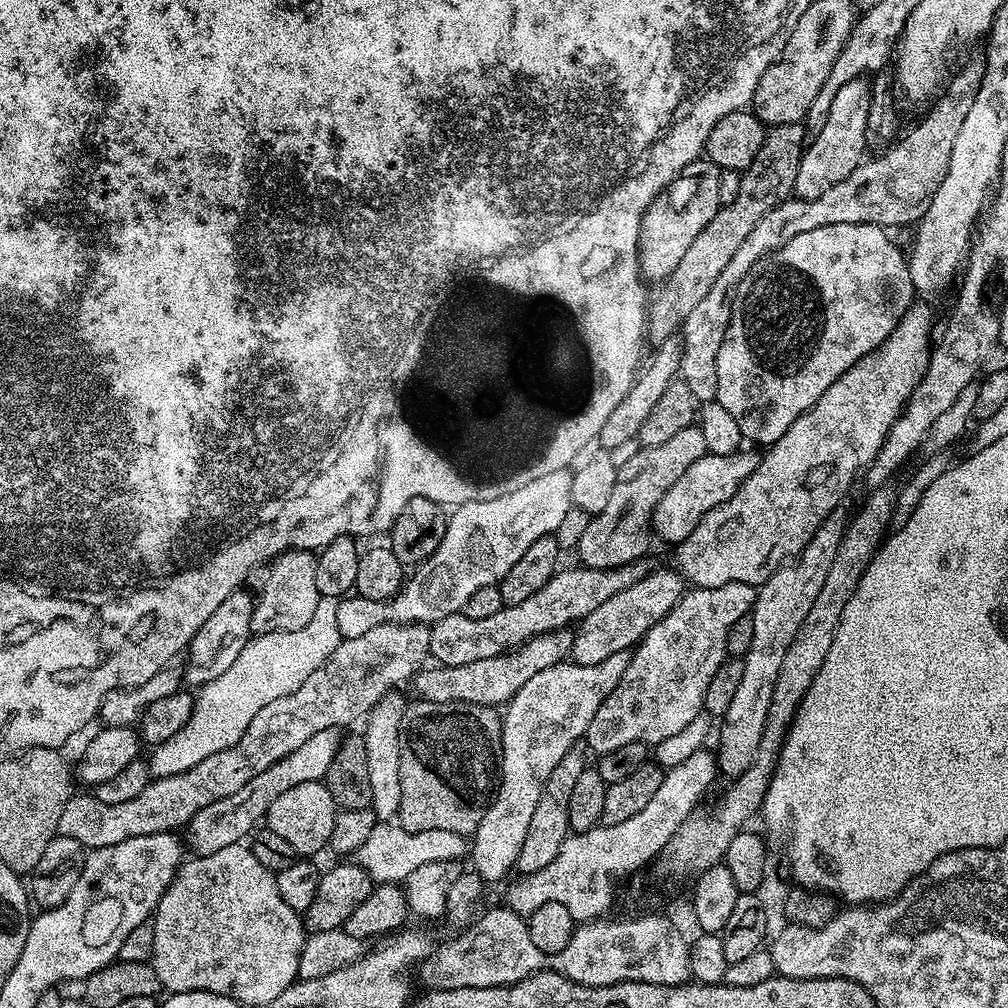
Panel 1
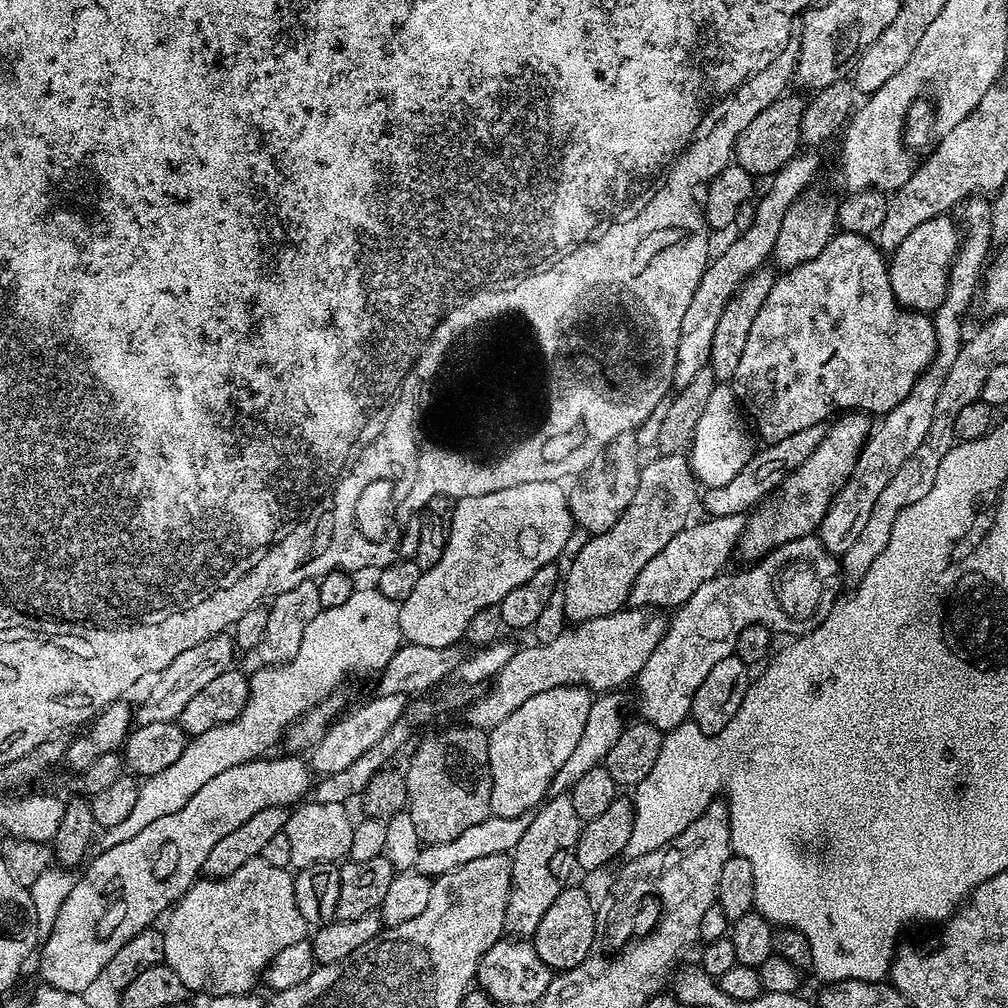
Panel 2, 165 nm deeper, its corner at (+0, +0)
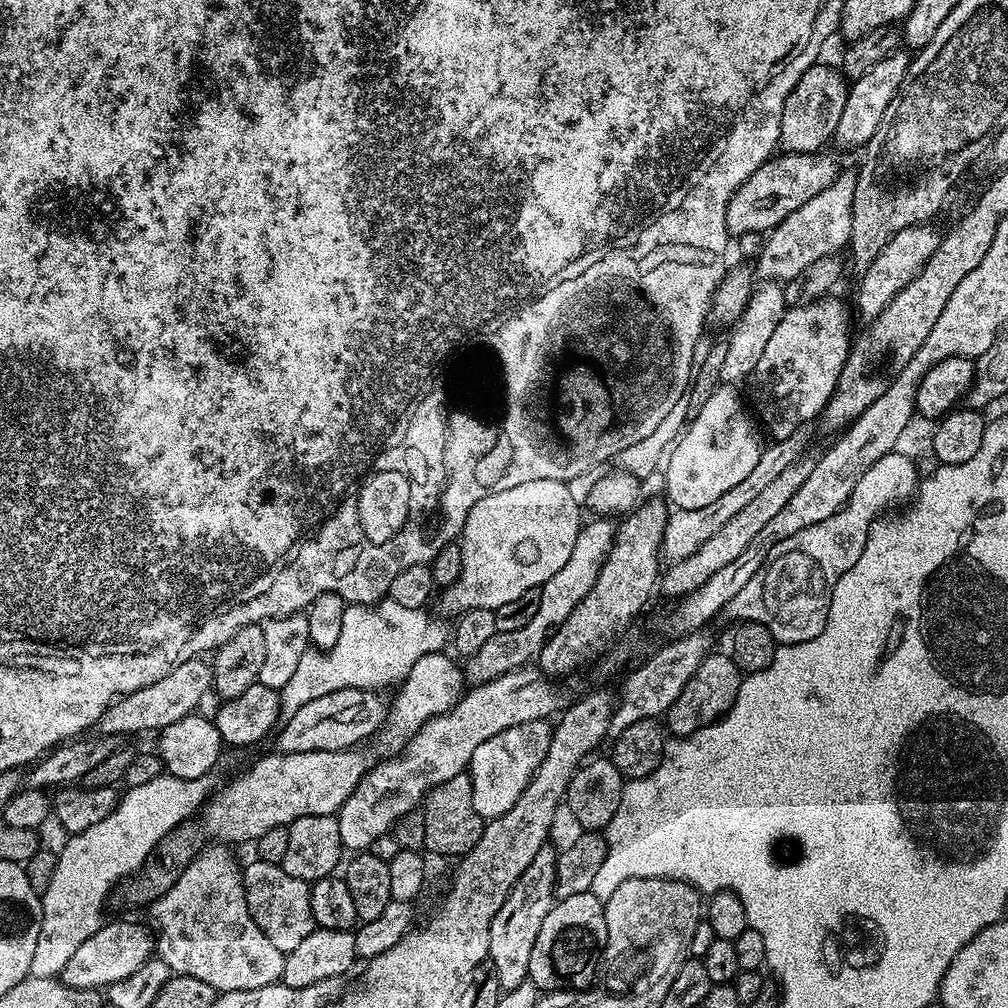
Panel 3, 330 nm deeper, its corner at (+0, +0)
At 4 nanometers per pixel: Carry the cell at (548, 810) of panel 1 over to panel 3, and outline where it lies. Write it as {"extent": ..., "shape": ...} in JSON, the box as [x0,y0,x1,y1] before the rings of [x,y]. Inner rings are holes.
{"extent":[488,843,557,992],"shape":[[[551,843],[544,844],[538,854],[530,861],[530,866],[522,870],[522,878],[512,887],[511,894],[502,902],[502,910],[494,914],[494,922],[490,922],[490,946],[488,947],[488,960],[490,967],[498,974],[498,982],[504,992],[514,990],[514,986],[522,986],[528,980],[530,970],[530,953],[534,951],[534,942],[538,938],[538,929],[542,926],[542,921],[546,919],[546,914],[550,914],[553,903],[556,900],[556,857],[557,849],[552,849]]]}

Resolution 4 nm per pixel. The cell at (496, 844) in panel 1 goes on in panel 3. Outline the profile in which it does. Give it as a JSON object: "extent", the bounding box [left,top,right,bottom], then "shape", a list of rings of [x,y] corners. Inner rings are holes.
{"extent":[466,720,552,822],"shape":[[[548,720],[522,722],[522,726],[510,726],[510,730],[494,734],[494,738],[486,738],[486,742],[474,750],[466,772],[472,777],[474,810],[478,810],[483,820],[487,822],[506,814],[506,810],[522,798],[522,790],[526,790],[530,778],[534,778],[538,766],[542,766],[546,750],[550,750],[552,730]]]}

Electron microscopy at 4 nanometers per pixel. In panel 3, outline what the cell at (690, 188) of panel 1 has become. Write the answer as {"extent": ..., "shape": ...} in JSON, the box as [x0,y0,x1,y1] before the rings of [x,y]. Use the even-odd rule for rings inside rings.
{"extent":[726,150,841,238],"shape":[[[828,150],[773,155],[750,178],[746,178],[746,182],[742,182],[742,186],[738,186],[730,198],[730,206],[726,206],[726,230],[729,237],[735,238],[750,231],[771,232],[786,217],[794,214],[798,206],[806,206],[814,194],[822,194],[822,190],[833,184],[841,171],[841,165],[836,165],[835,158]]]}

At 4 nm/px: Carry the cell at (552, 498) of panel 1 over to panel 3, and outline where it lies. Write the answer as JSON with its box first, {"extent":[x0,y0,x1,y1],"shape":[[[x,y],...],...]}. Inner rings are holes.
{"extent":[439,478,582,614],"shape":[[[538,478],[538,482],[522,482],[522,486],[498,490],[474,502],[458,537],[462,550],[462,574],[458,574],[458,582],[439,593],[441,610],[451,614],[466,610],[495,610],[506,606],[506,602],[514,602],[514,598],[526,594],[526,590],[540,589],[570,559],[582,527],[580,511],[582,505],[574,501],[567,483],[550,478]]]}

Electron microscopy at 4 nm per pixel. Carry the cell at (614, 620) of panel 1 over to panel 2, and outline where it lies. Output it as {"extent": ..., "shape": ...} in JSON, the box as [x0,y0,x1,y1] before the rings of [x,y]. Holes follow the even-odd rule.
{"extent":[628,513,745,610],"shape":[[[745,513],[730,514],[729,516],[713,516],[703,518],[697,522],[689,523],[670,542],[666,542],[663,550],[658,550],[646,566],[638,574],[638,578],[632,587],[632,593],[628,595],[628,604],[633,608],[652,610],[675,610],[685,604],[702,586],[702,582],[710,582],[710,578],[721,575],[728,564],[728,555],[737,551],[740,535],[744,529]]]}

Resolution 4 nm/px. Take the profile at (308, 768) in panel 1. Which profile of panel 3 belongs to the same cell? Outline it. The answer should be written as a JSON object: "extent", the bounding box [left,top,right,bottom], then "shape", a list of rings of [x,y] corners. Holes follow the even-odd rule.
{"extent":[462,518,617,685],"shape":[[[592,518],[585,523],[578,534],[578,542],[574,542],[574,551],[570,553],[570,559],[564,563],[562,570],[554,574],[540,587],[540,601],[538,602],[538,614],[526,622],[518,630],[506,630],[496,632],[494,638],[490,638],[478,650],[478,654],[467,657],[463,661],[462,671],[465,681],[469,685],[485,684],[502,674],[510,674],[519,668],[529,667],[539,657],[542,646],[548,641],[548,637],[556,631],[556,628],[570,618],[570,610],[590,594],[590,586],[598,578],[598,570],[610,550],[610,546],[616,537],[617,525],[608,518]]]}

